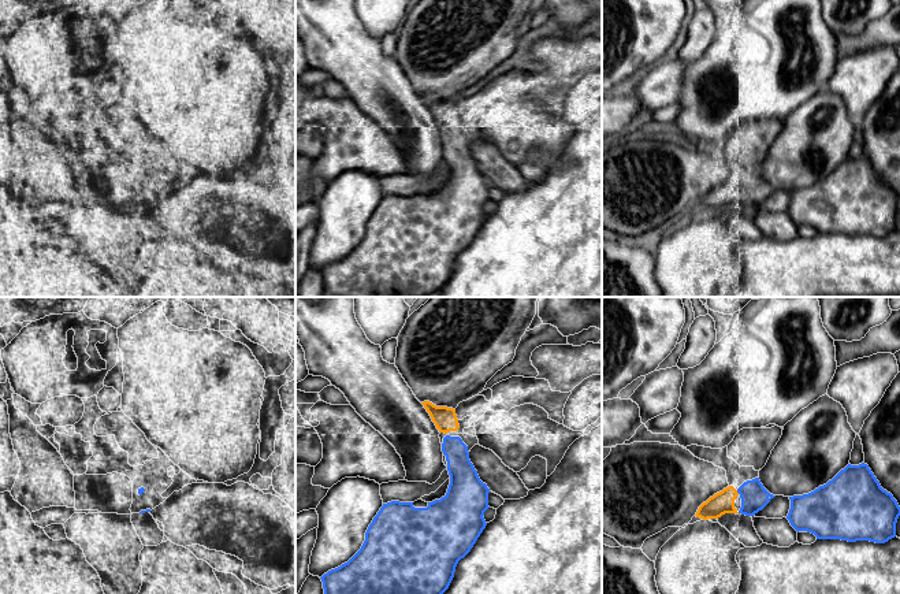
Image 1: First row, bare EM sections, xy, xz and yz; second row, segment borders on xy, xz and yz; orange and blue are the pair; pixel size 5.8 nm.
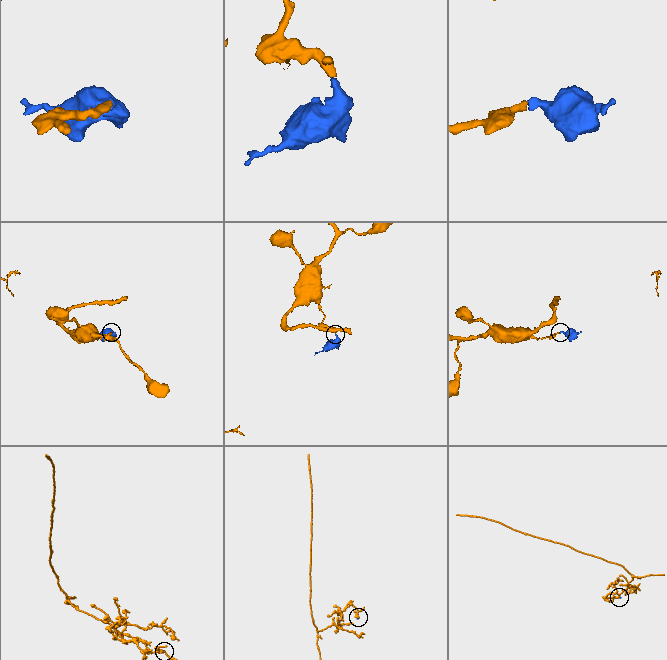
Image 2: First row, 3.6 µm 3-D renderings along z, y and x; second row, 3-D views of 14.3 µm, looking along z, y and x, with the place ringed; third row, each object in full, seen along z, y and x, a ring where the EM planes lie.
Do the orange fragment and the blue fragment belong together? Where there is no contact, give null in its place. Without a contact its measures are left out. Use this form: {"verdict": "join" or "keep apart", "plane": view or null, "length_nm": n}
{"verdict": "join", "plane": "yz", "length_nm": 30}

